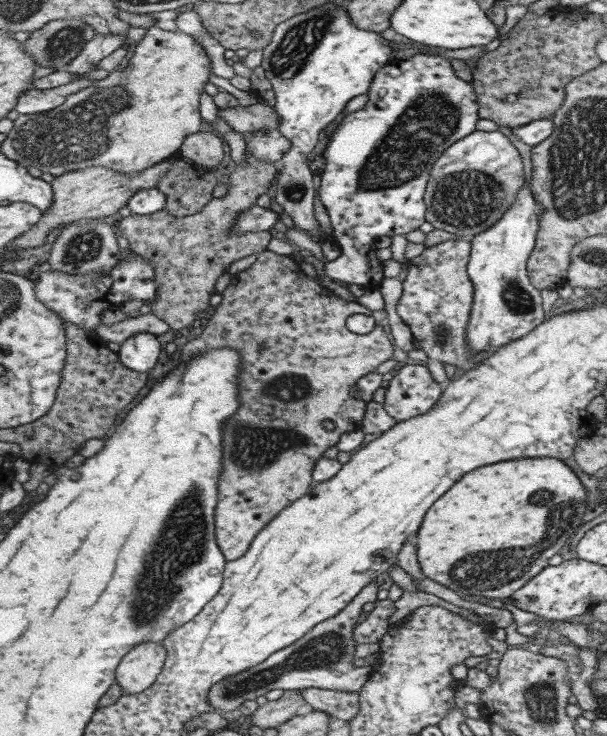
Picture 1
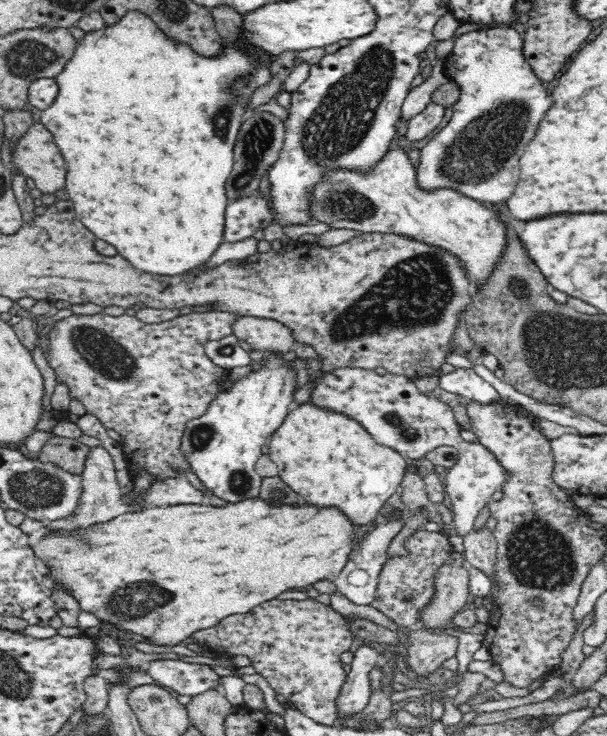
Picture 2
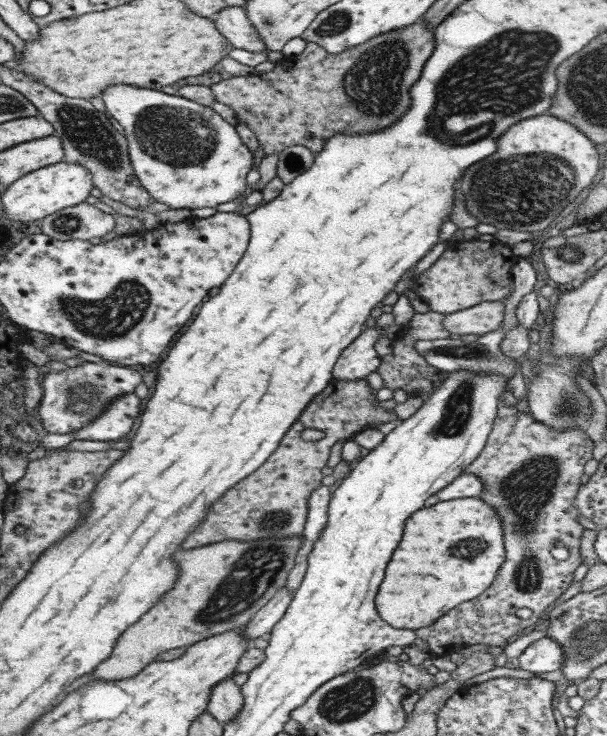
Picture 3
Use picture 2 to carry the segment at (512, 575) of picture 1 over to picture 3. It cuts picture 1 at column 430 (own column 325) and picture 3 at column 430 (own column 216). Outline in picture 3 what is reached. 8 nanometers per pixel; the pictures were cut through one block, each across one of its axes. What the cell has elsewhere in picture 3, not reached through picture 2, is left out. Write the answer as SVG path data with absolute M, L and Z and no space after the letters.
M475 498L437 502L405 520L403 538L395 548L374 607L390 627L417 630L429 626L449 609L479 596L503 562L501 522L495 509Z

